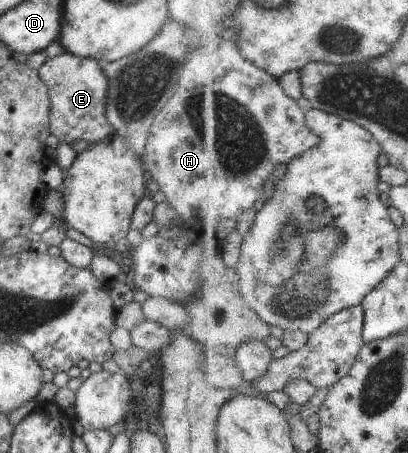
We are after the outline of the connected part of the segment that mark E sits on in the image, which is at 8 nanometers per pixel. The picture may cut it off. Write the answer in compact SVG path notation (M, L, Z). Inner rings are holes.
M61 52L48 58L37 68L39 80L47 86L49 92L49 133L57 138L59 144L71 145L77 140L84 140L89 145L111 138L115 130L105 119L105 98L107 98L107 76L103 74L101 62L94 59L80 58L71 52Z

